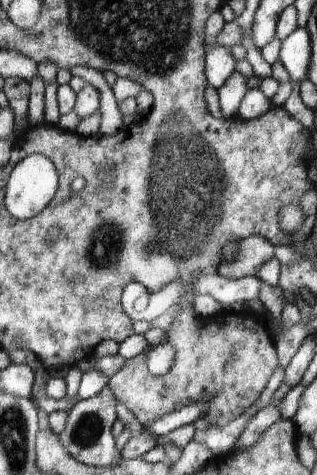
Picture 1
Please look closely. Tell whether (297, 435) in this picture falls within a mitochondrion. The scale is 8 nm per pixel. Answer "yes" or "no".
no

